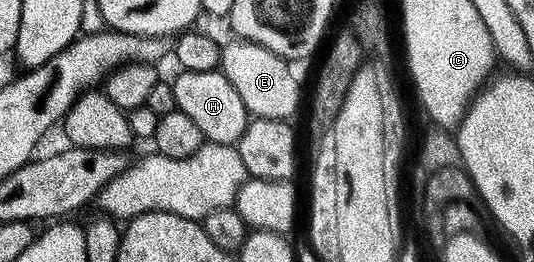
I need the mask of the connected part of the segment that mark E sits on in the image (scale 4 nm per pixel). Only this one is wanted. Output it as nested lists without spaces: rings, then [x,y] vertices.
[[[233,41],[222,46],[220,69],[244,100],[247,111],[254,118],[293,119],[298,110],[298,82],[290,71],[291,63],[255,42]]]

